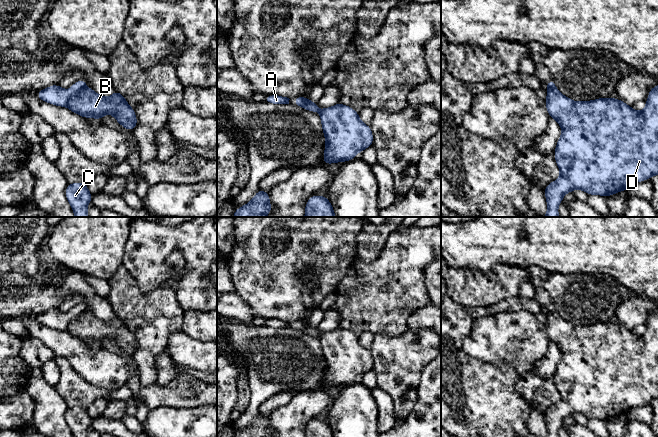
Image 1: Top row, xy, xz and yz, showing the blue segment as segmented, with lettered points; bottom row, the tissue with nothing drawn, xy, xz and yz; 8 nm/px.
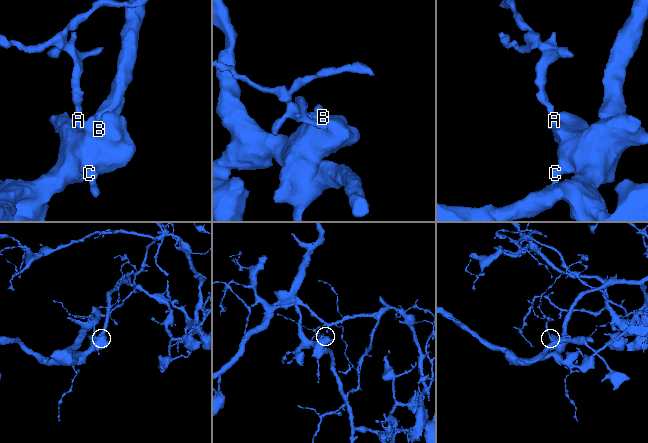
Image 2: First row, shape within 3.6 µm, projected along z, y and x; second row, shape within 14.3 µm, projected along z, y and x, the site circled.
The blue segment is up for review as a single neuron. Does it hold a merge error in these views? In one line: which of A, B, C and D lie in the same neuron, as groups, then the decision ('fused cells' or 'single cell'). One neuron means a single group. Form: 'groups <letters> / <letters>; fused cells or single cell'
groups A / B C D; fused cells

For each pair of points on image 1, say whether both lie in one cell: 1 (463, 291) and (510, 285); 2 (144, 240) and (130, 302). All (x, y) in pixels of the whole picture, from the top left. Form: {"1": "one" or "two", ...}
{"1": "one", "2": "two"}

